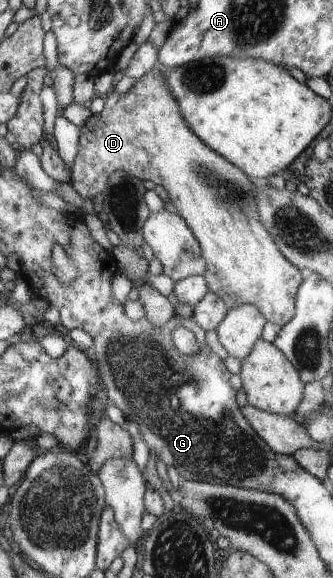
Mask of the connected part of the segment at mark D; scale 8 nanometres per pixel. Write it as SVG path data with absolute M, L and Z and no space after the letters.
M161 68L147 72L125 96L117 96L113 90L105 98L104 110L100 114L92 115L80 129L79 152L70 172L71 185L83 199L94 199L98 194L102 194L109 176L118 171L128 172L143 182L151 181L155 185L163 186L169 195L170 203L189 224L198 241L206 263L206 273L203 276L208 290L221 298L229 310L242 305L252 305L266 316L267 321L279 327L287 325L294 315L298 289L309 273L295 267L278 250L273 236L262 222L262 216L257 214L257 199L253 188L258 181L251 182L245 171L234 166L199 138L199 134L182 115L179 102Z

